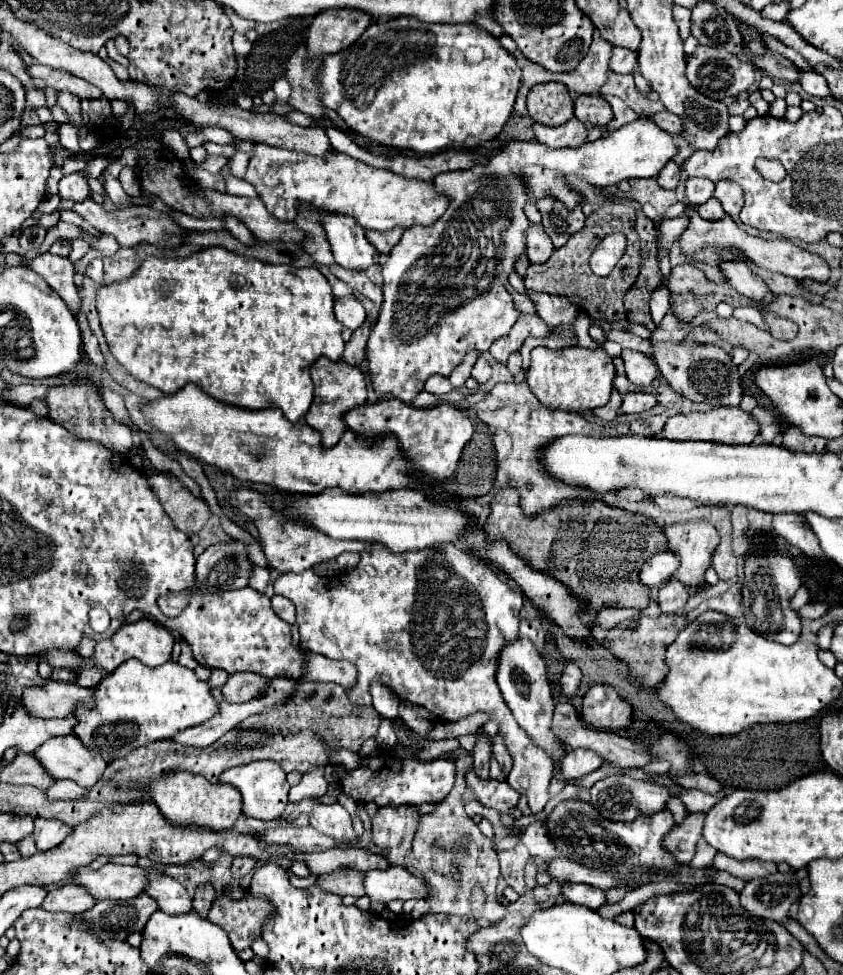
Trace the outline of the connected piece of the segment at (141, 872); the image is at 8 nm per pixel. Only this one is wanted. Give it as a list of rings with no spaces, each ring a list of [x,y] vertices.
[[[107,863],[99,871],[81,869],[81,877],[75,883],[83,885],[99,899],[133,899],[145,891],[147,871],[141,867],[123,867],[115,863]]]

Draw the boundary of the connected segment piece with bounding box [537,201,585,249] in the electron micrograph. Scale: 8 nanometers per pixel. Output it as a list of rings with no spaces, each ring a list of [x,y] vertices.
[[[537,201],[537,207],[543,215],[543,227],[545,233],[551,237],[553,247],[559,249],[567,243],[567,239],[581,231],[585,225],[585,215],[581,209],[575,209],[573,213],[565,213],[557,201]]]

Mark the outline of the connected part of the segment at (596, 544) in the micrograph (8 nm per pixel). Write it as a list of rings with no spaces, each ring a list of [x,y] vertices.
[[[507,485],[501,491],[495,493],[491,501],[491,515],[485,521],[485,531],[491,539],[505,539],[509,541],[511,549],[519,553],[525,561],[529,559],[533,567],[541,571],[549,571],[551,577],[559,579],[561,583],[567,583],[569,589],[573,589],[579,597],[583,597],[589,605],[589,611],[599,611],[601,607],[635,607],[635,609],[645,609],[649,605],[649,589],[641,587],[637,581],[639,569],[645,563],[645,559],[653,553],[667,551],[667,537],[661,527],[655,525],[653,519],[637,513],[629,513],[617,507],[609,507],[601,503],[599,499],[589,501],[589,503],[559,503],[557,507],[549,509],[543,515],[533,515],[527,517],[523,515],[521,509],[517,509],[517,491]]]

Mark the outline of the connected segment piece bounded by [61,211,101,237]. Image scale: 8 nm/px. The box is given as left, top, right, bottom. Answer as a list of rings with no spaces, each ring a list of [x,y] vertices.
[[[61,211],[61,221],[77,225],[77,227],[79,227],[83,233],[87,233],[87,235],[91,235],[91,237],[99,237],[99,235],[101,235],[101,233],[99,233],[95,227],[87,225],[87,221],[83,221],[81,217],[77,217],[77,213],[75,213],[75,211]]]

